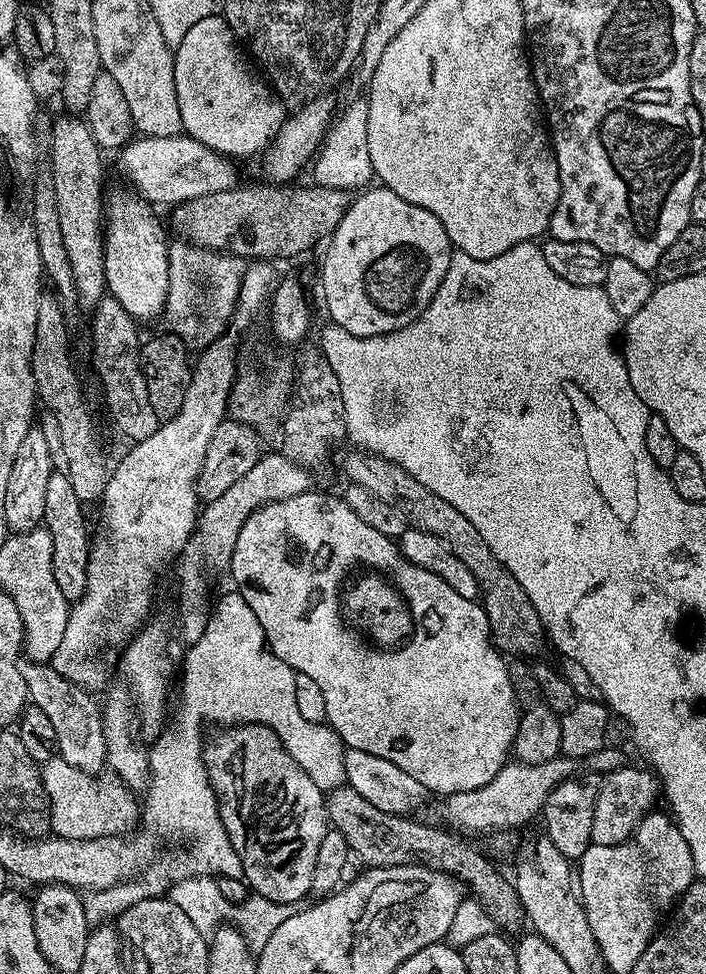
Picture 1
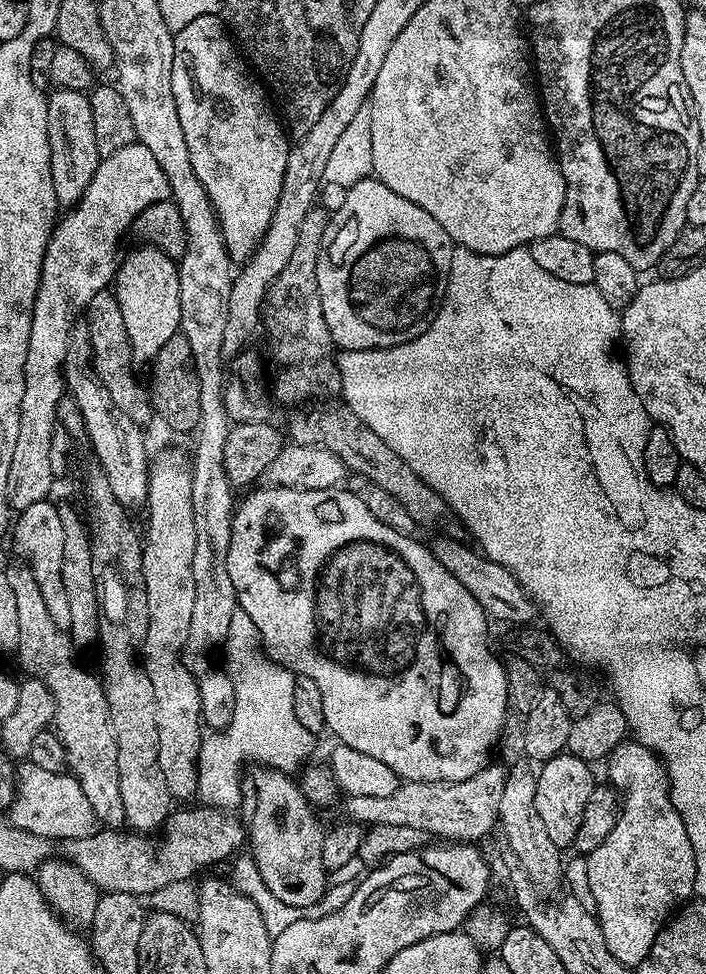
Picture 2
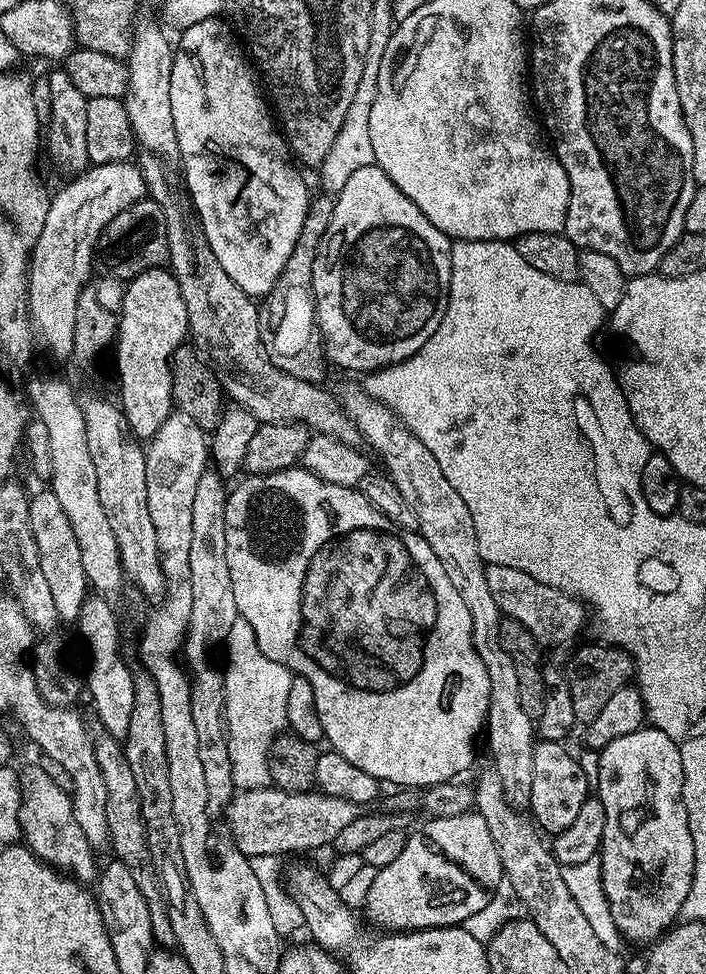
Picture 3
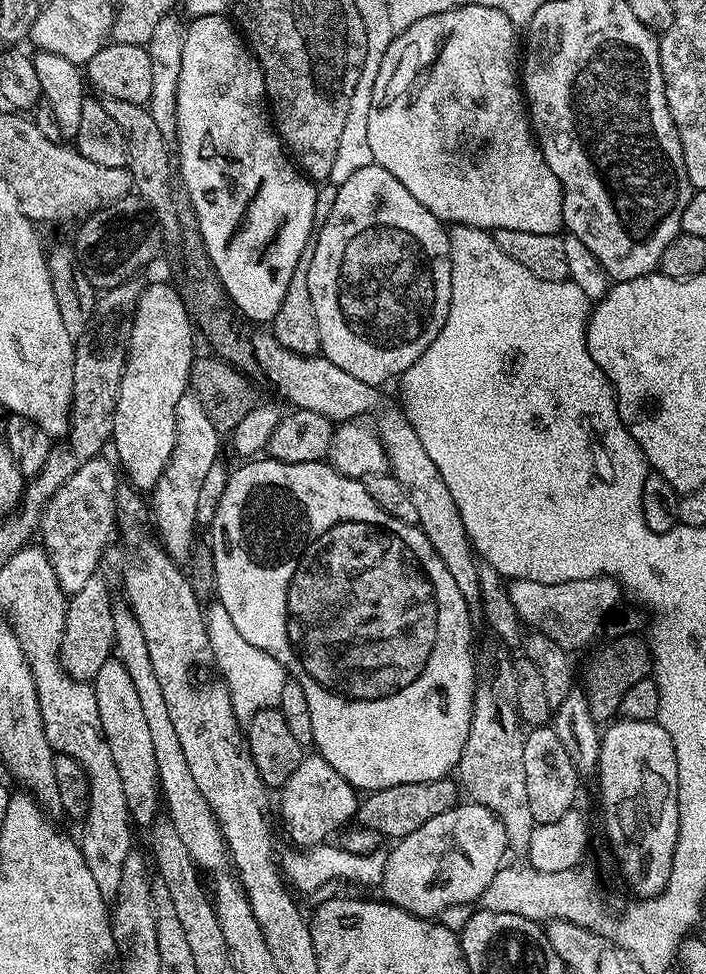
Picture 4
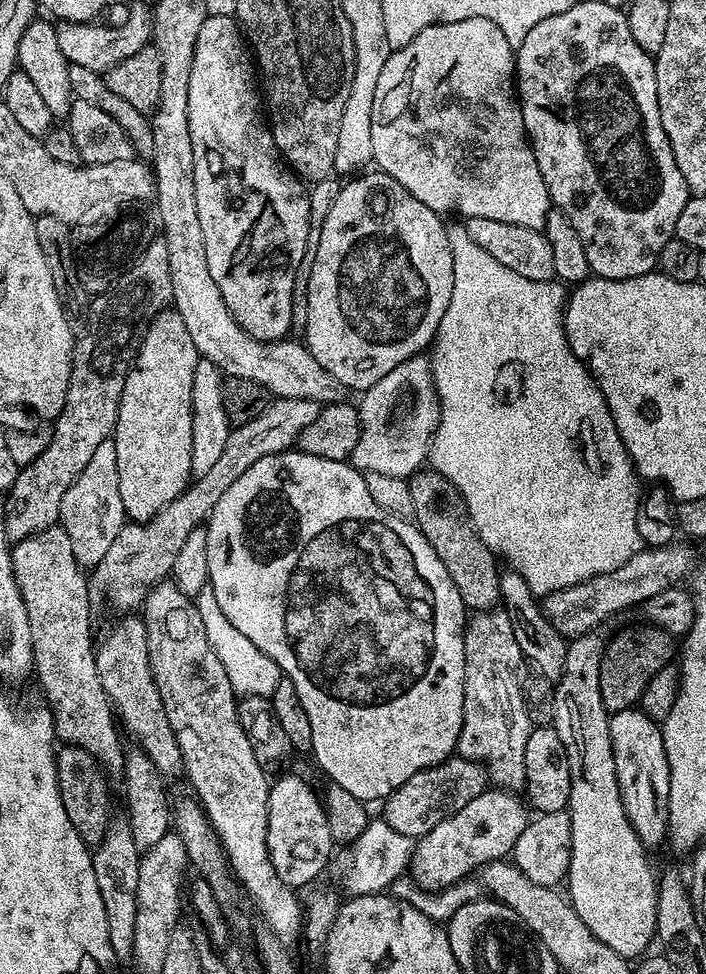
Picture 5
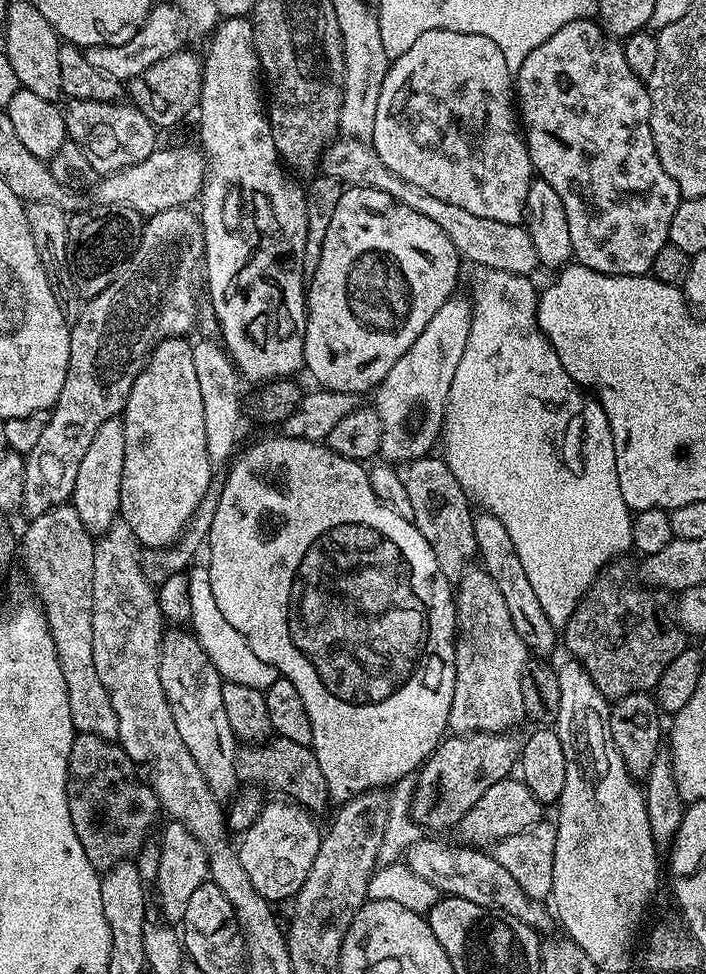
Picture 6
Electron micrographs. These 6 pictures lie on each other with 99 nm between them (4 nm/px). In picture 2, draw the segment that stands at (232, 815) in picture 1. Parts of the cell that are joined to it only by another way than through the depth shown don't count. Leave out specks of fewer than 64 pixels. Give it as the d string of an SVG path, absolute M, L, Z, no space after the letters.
M267 766L253 767L252 785L247 785L246 800L252 803L252 813L246 816L246 836L250 841L250 855L257 864L258 873L262 876L267 890L276 893L276 896L289 906L308 907L311 910L317 907L330 884L330 876L322 862L322 842L325 829L320 828L317 809L302 794L299 783L289 773Z

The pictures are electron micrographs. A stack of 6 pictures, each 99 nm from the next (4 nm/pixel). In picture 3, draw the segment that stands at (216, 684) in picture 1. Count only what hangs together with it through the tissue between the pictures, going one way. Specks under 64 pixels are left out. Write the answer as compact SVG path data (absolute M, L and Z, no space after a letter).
M237 618L234 626L230 626L226 647L228 668L223 669L226 694L224 713L228 719L228 757L232 763L232 783L240 790L267 788L272 784L268 751L288 723L286 701L294 674L258 650L254 630L250 630L250 622L245 620Z

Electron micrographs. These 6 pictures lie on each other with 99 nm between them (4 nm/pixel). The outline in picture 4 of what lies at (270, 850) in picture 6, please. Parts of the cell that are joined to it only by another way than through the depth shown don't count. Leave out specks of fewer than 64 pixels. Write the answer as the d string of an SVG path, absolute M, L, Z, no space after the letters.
M318 754L304 755L302 762L298 762L298 770L294 770L284 787L279 789L278 796L280 816L288 827L288 836L300 850L325 843L329 839L328 835L339 824L355 817L361 802L358 789L346 778L342 778L342 774L338 774L338 770L334 770L334 766L330 766L330 762Z

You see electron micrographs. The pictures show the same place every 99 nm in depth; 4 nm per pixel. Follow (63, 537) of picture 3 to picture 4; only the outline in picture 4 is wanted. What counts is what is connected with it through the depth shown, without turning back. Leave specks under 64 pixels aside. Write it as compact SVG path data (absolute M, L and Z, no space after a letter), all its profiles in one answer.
M97 458L83 464L46 502L42 510L38 536L39 539L44 539L42 547L54 566L58 586L62 586L66 594L82 590L82 586L86 586L86 582L97 575L99 568L96 567L112 540L112 528L114 532L117 527L117 469L111 459L104 459Z

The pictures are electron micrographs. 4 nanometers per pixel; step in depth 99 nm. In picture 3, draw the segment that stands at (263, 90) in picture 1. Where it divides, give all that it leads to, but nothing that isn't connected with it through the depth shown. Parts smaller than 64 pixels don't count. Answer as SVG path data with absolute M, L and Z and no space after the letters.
M213 18L194 22L194 26L183 29L179 36L180 41L175 41L174 44L172 69L170 70L170 114L174 114L174 134L178 134L178 150L180 151L178 164L184 167L184 184L188 187L189 194L192 195L196 216L200 219L201 226L204 227L204 240L208 243L205 244L207 251L211 252L212 257L222 266L222 270L226 270L226 274L230 278L234 278L234 282L238 282L238 286L246 295L263 298L272 289L274 282L278 282L278 274L282 274L282 266L286 266L286 258L290 258L290 250L294 250L294 246L298 242L298 234L302 234L302 222L306 222L310 203L308 184L300 177L299 170L301 171L301 169L297 167L290 155L288 143L283 133L278 130L277 121L270 111L269 101L262 91L261 81L258 79L241 41L234 35L233 29L223 19Z

